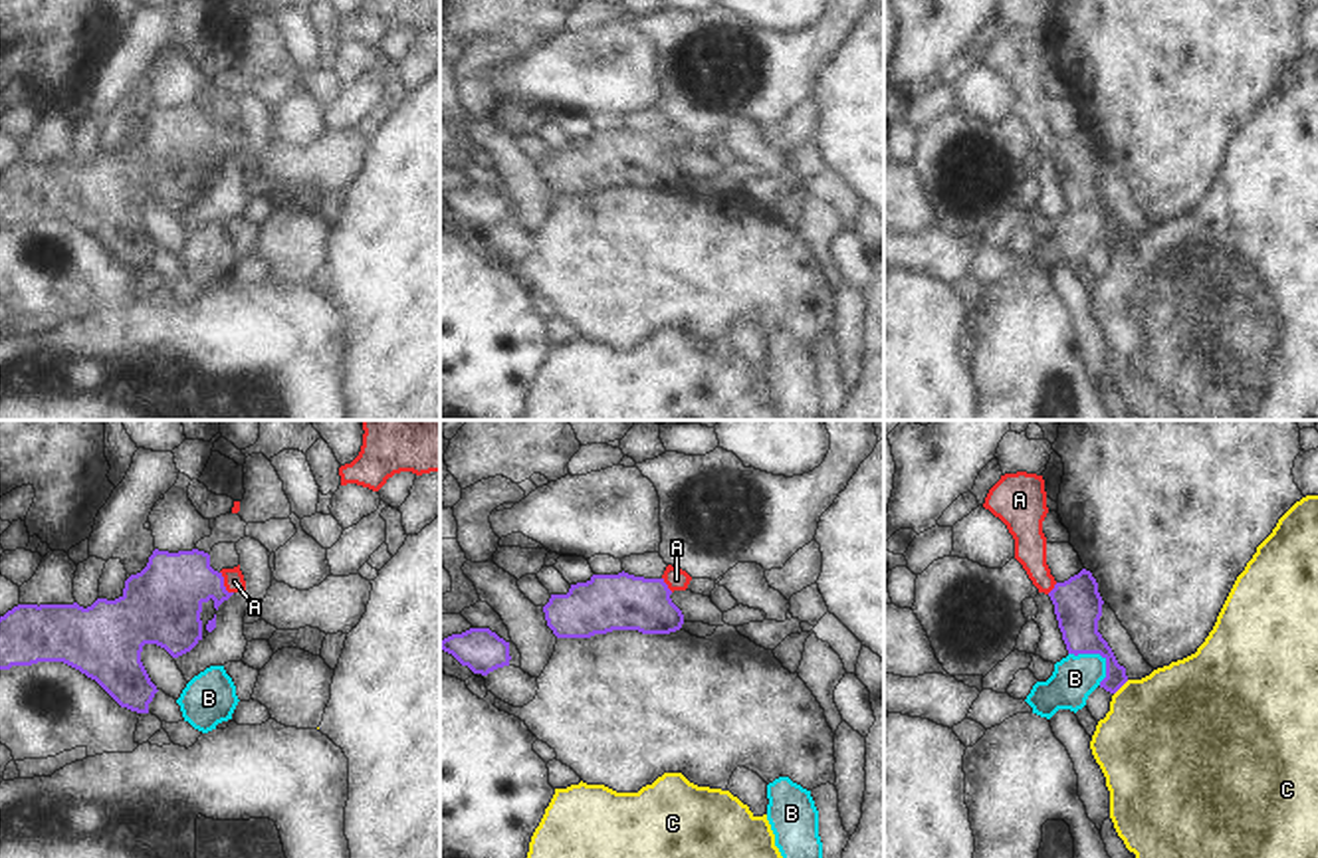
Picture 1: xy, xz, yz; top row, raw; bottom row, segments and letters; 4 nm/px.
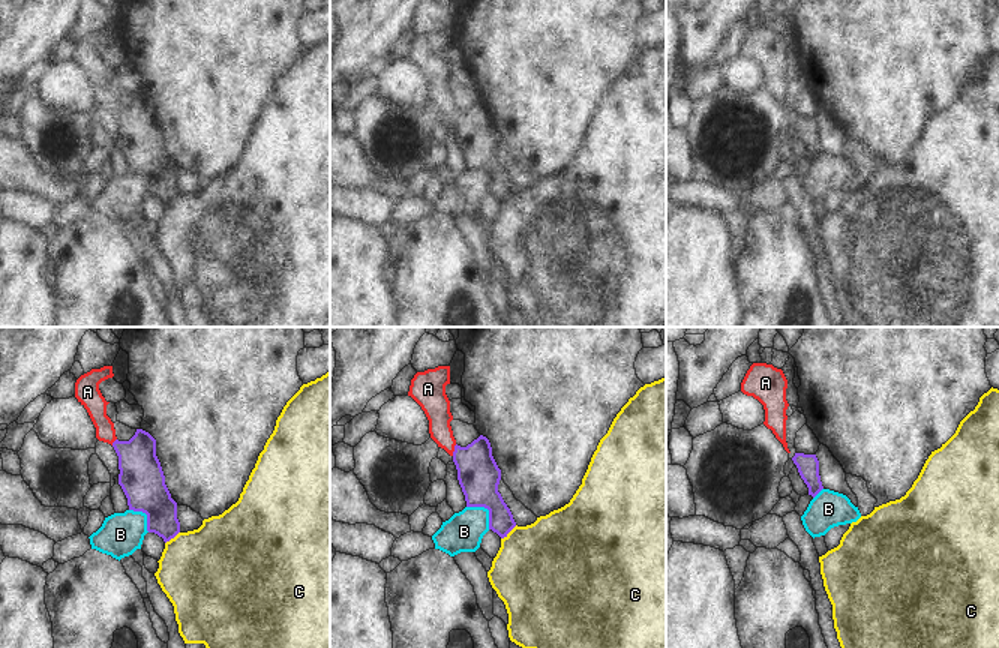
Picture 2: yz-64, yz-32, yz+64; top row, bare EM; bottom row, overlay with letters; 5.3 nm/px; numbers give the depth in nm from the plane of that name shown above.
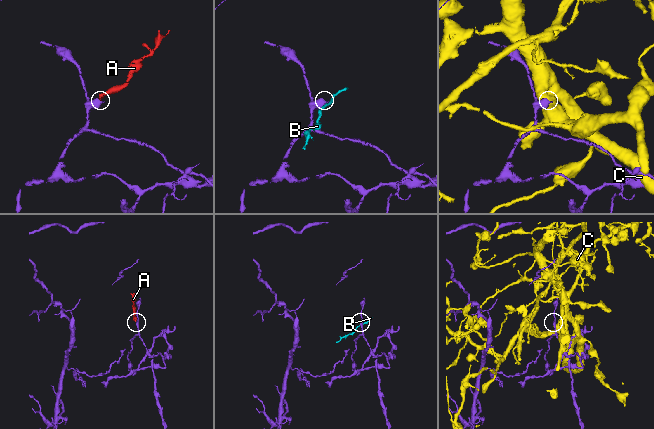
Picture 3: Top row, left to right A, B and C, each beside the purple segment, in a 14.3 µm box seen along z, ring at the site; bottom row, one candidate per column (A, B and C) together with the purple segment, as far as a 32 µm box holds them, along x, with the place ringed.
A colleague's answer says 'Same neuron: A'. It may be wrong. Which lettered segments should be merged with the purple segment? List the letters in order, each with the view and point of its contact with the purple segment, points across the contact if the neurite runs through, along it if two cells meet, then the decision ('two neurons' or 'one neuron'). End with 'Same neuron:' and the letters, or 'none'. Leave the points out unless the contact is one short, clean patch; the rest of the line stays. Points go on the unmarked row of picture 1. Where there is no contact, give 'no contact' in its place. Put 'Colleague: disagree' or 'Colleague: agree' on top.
Colleague: agree
A: contact xy (222, 139); way xy (165, 155), (181, 139), (222, 139), (234, 137); one neuron
B: contact yz (1098, 209); border yz (1069, 209), (1098, 211), (1104, 216), (1100, 240); two neurons
C: contact yz (1120, 242); border yz (1128, 236), (1114, 250); two neurons
Same neuron: A

